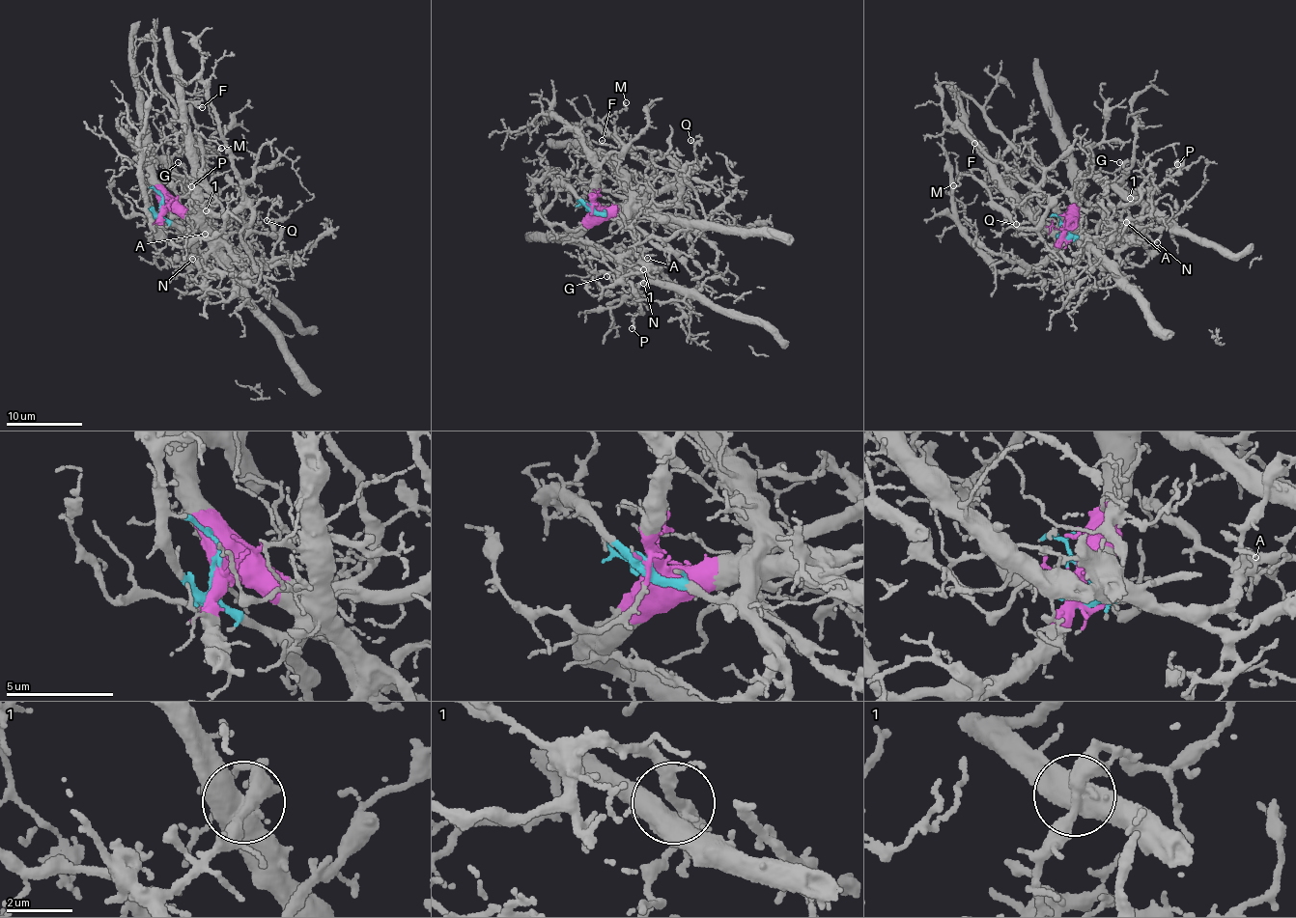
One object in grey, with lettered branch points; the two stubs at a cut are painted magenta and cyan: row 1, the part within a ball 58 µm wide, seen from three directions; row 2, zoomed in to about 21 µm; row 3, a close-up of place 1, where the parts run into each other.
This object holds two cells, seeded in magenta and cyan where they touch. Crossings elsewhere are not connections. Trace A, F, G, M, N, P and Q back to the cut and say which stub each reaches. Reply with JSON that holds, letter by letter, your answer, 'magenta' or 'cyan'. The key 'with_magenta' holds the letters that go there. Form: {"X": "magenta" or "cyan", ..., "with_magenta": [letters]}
{"A": "cyan", "F": "cyan", "G": "magenta", "M": "magenta", "N": "cyan", "P": "cyan", "Q": "magenta", "with_magenta": ["G", "M", "Q"]}

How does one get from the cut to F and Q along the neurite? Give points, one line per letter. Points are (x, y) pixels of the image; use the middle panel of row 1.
F: (591, 208), (620, 219), (629, 191), (612, 160), (596, 156), (585, 145), (588, 140), (599, 143), (603, 140)
Q: (593, 208), (622, 208), (649, 195), (661, 194), (685, 169), (696, 170), (698, 160), (690, 141)

